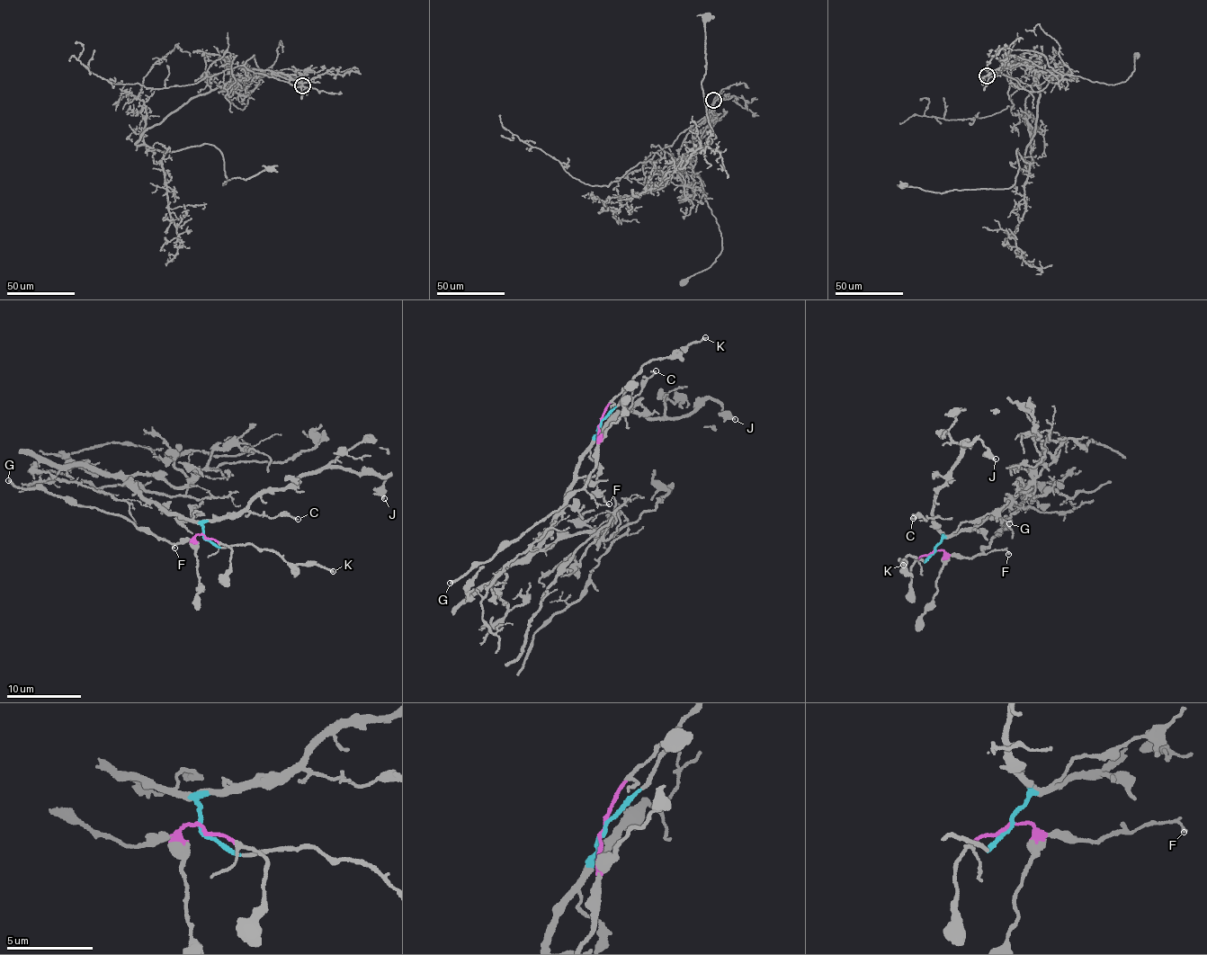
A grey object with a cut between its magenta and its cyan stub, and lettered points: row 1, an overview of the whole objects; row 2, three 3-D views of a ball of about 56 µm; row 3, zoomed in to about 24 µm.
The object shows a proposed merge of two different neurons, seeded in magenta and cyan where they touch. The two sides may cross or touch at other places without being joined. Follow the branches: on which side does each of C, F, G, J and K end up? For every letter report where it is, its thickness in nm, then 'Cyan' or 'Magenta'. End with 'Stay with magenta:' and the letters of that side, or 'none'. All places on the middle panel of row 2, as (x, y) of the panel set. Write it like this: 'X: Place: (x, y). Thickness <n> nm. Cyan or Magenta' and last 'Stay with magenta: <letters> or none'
C: Place: (656, 370). Thickness 170 nm. Cyan
F: Place: (609, 504). Thickness 140 nm. Magenta
G: Place: (450, 583). Thickness 240 nm. Magenta
J: Place: (735, 419). Thickness 360 nm. Cyan
K: Place: (705, 337). Thickness 220 nm. Cyan
Stay with magenta: F, G

